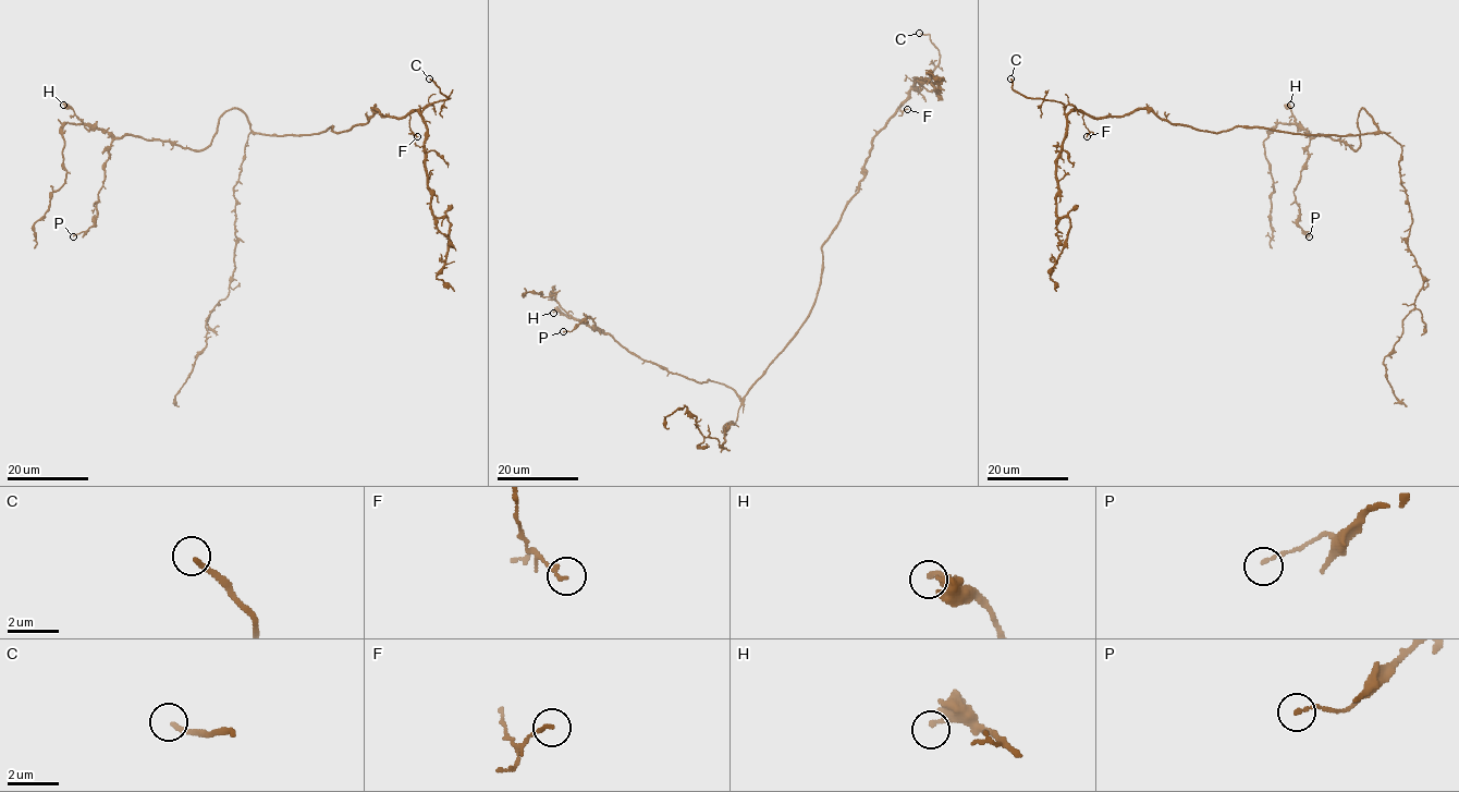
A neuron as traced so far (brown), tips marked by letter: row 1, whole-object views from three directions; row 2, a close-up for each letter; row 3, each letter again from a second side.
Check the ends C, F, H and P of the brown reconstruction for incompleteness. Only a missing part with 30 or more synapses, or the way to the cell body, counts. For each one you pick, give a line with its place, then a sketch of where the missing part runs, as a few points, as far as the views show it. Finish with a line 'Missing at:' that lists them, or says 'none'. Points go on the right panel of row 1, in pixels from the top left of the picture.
C: place (1010, 78)
Missing at: C

